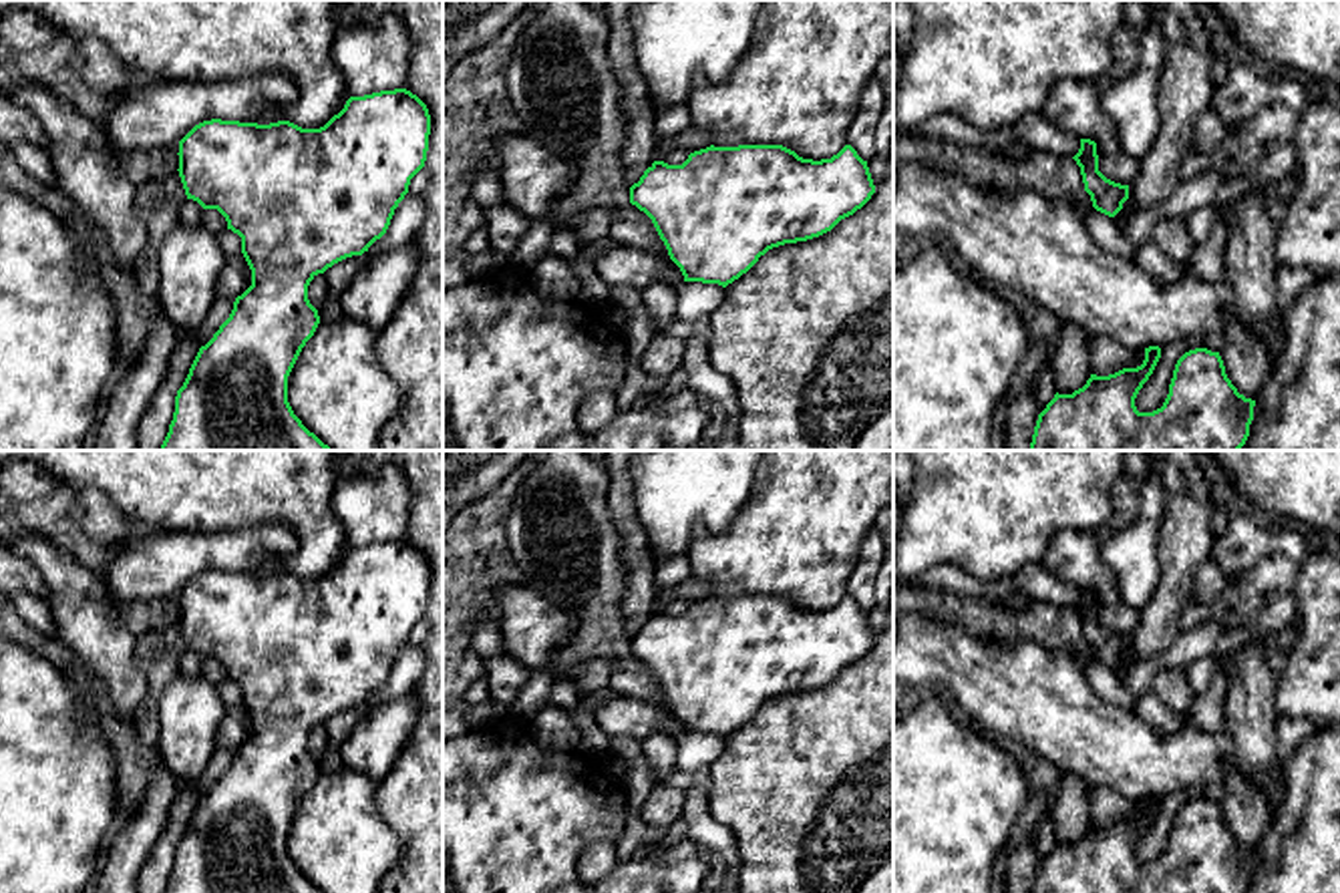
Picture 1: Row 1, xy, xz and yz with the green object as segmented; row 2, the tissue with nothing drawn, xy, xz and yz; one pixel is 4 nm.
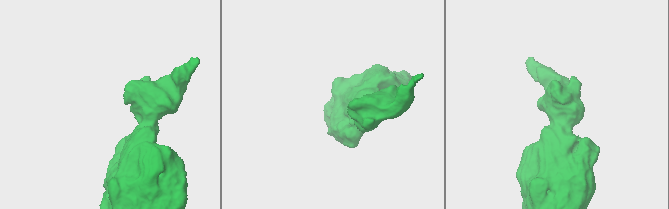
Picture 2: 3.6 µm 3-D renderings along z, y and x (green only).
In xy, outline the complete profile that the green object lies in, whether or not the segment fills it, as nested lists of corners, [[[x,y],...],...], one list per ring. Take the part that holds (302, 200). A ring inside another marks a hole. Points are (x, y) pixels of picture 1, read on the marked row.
[[[394,88],[350,97],[320,129],[302,129],[290,121],[258,125],[211,119],[179,141],[177,171],[185,195],[203,209],[217,209],[227,229],[241,237],[252,286],[235,298],[229,318],[199,348],[177,390],[173,420],[159,451],[332,451],[302,424],[288,402],[288,376],[320,324],[318,310],[308,300],[308,286],[334,263],[362,255],[386,233],[410,179],[425,167],[429,135],[427,105],[410,91]]]

